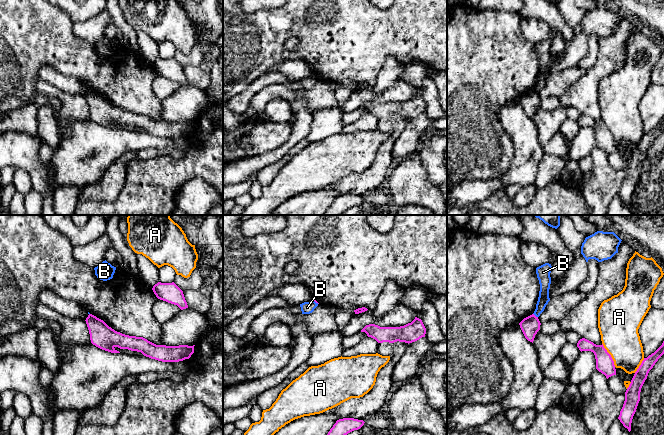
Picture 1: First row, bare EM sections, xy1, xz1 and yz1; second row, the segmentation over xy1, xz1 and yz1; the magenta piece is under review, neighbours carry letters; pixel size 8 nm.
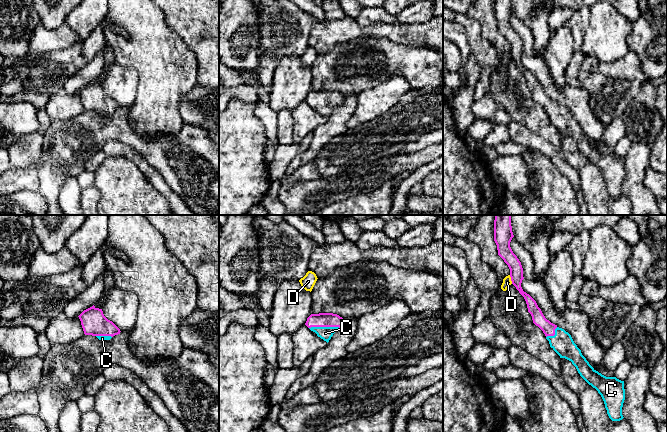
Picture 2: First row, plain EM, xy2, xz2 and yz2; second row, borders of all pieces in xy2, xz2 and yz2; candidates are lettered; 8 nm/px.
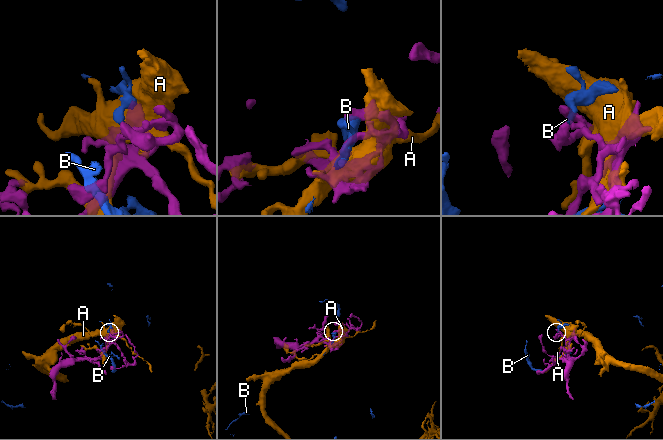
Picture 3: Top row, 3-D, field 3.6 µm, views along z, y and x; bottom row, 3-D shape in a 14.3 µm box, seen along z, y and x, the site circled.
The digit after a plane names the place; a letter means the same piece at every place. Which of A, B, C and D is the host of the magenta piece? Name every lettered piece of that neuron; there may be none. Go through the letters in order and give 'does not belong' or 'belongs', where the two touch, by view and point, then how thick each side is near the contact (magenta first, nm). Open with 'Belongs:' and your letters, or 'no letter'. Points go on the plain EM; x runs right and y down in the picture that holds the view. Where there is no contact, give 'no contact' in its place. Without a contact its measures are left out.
Belongs: C
A: does not belong | yz1 (610, 131) | 140/320 nm
B: does not belong | yz1 (534, 91) | 150/90 nm
C: belongs | xz2 (324, 102) | 110/110 nm
D: does not belong | yz2 (511, 55) | 110/70 nm

